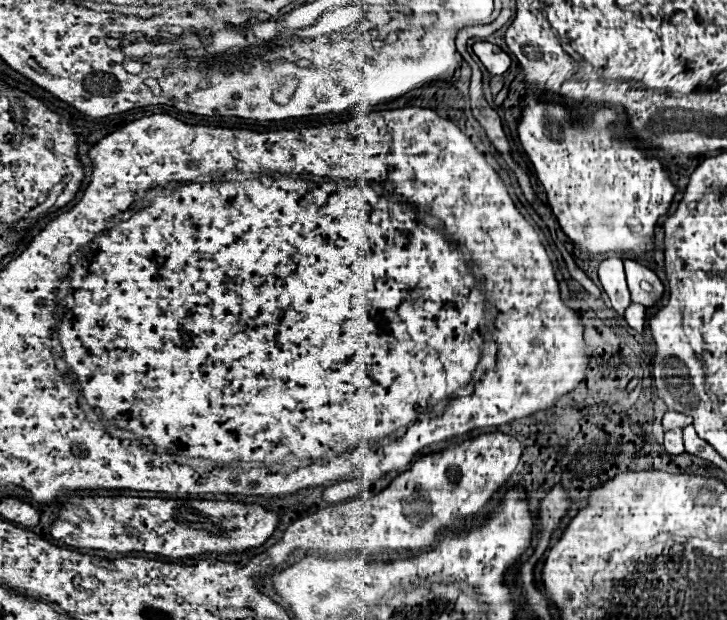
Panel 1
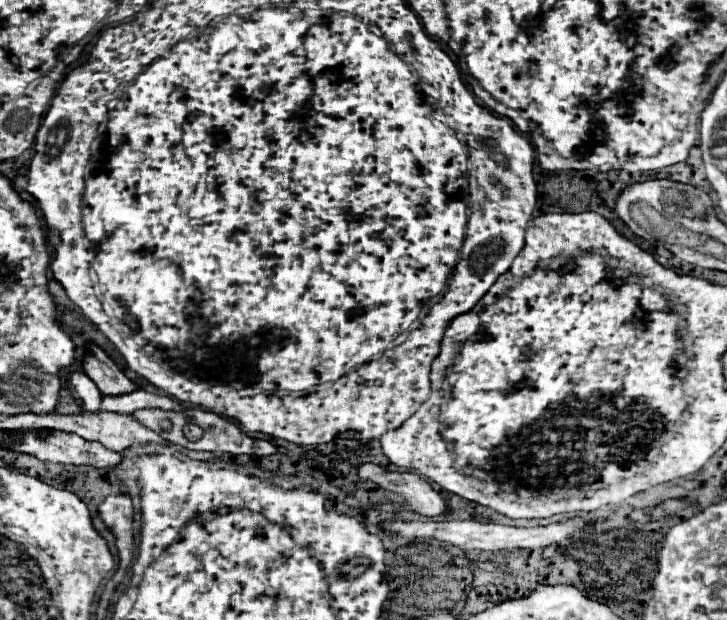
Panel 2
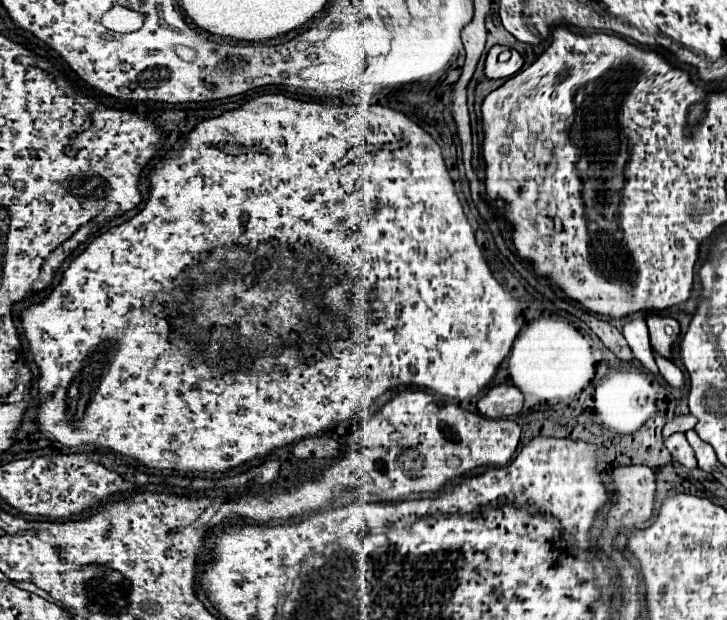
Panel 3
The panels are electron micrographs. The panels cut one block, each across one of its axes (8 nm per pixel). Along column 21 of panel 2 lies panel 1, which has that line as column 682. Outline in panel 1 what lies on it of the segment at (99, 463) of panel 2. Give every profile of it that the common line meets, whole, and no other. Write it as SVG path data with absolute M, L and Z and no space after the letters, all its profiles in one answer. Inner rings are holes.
M674 428L674 430L666 432L666 436L664 436L664 448L666 448L668 454L682 454L684 452L682 428Z

